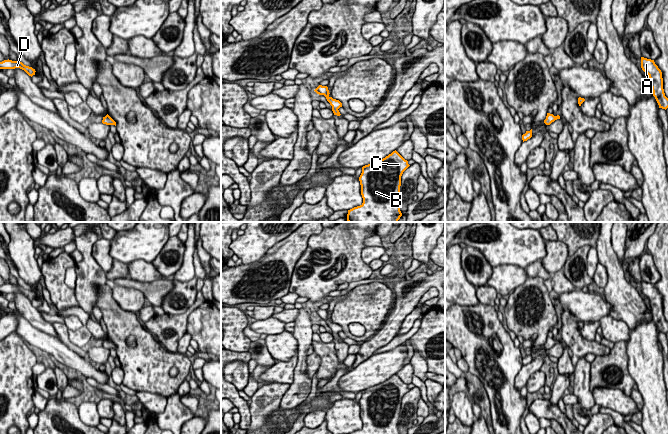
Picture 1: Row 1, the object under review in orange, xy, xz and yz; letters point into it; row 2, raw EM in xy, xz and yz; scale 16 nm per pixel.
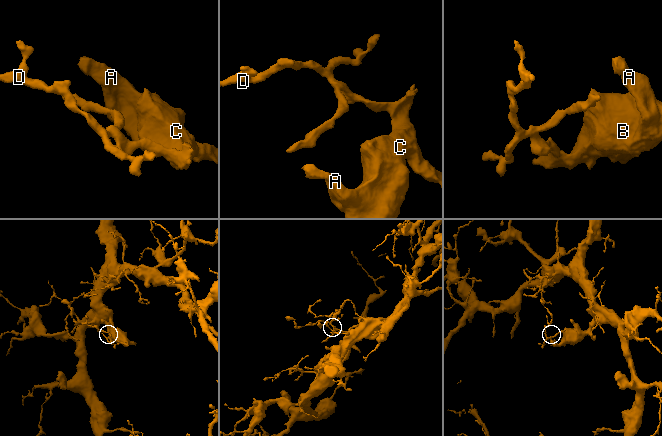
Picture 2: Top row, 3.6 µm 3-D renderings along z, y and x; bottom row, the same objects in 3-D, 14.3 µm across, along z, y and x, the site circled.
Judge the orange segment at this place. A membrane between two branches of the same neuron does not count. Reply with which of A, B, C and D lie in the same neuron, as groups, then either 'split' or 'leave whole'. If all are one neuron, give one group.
A B C D | leave whole

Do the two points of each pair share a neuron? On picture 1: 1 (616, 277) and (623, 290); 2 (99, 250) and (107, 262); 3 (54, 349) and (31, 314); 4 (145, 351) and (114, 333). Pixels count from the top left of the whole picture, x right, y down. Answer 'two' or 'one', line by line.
1: one
2: one
3: two
4: one

